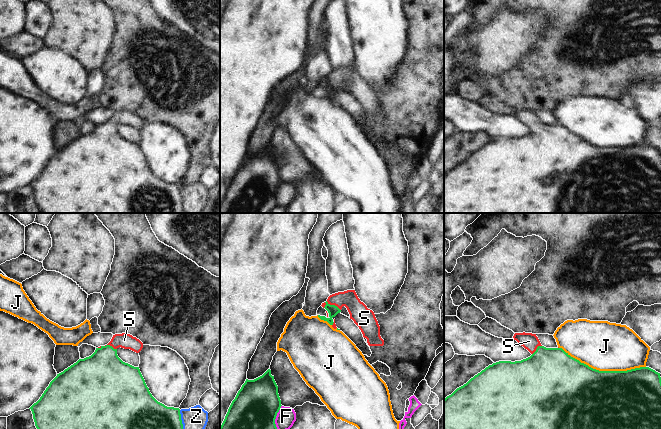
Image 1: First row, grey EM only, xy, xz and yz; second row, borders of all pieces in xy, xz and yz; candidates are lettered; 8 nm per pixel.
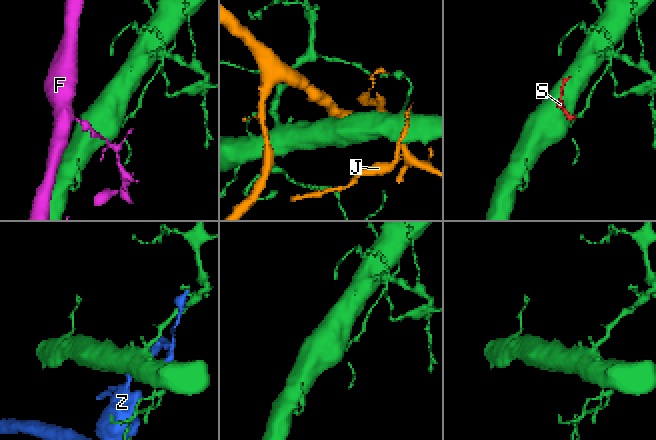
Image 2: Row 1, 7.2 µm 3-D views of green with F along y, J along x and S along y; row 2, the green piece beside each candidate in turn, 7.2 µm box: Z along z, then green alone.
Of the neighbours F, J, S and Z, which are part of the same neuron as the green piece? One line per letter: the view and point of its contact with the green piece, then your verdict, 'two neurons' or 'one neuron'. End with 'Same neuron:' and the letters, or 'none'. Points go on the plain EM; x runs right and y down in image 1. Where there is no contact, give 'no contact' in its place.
F: meets green in xz at (275, 194); two neurons
J: meets green in yz at (602, 147); two neurons
S: meets green in xz at (332, 81); one neuron
Z: meets green in xy at (181, 199); two neurons
Same neuron: S

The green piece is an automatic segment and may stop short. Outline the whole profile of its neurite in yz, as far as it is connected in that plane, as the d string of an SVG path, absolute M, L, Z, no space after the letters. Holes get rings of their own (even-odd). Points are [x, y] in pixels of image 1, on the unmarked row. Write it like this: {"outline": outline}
{"outline": "M515 109L513 115L532 131L521 137L489 141L444 175L444 213L661 213L661 153L649 143L627 147L599 147L571 133L562 124L546 124L536 110Z"}

